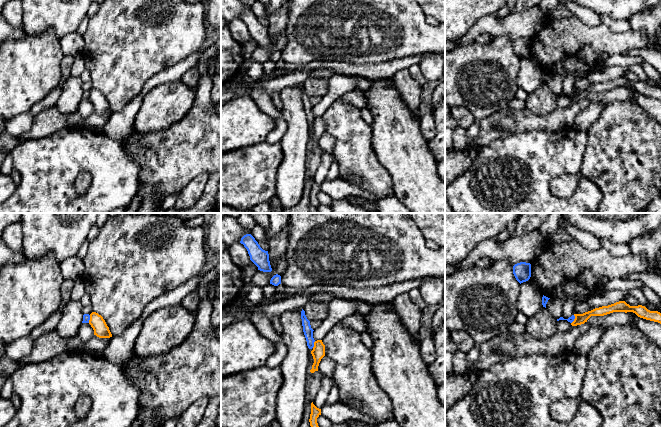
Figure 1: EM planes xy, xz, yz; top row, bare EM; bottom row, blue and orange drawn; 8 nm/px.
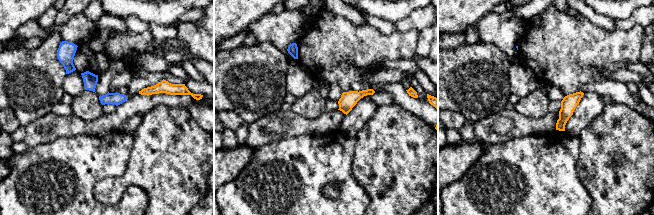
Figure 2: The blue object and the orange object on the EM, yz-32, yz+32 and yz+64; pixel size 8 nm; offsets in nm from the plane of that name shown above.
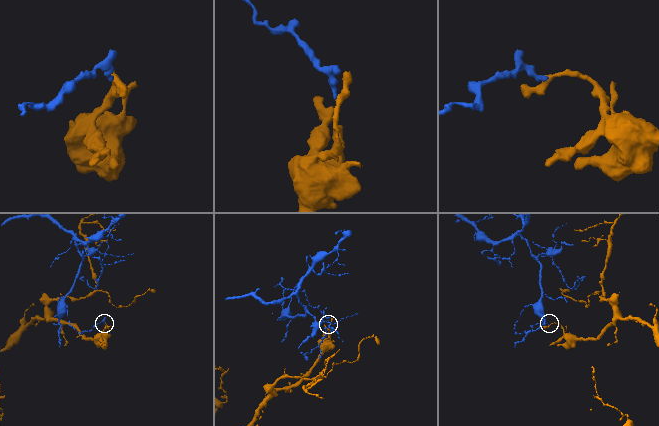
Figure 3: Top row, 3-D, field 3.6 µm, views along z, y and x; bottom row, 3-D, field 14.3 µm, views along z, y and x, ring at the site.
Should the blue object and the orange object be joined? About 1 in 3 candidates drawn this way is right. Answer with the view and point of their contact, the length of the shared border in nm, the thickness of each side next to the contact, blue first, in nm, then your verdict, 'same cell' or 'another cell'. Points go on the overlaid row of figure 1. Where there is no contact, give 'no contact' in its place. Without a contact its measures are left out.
meets blue in yz at (574, 318); contact 80 nm long; 50 nm thick on the blue side, 80 nm on the other; another cell

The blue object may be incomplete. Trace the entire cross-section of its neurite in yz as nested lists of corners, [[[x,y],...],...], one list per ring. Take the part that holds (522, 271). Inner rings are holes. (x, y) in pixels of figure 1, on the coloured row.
[[[526,262],[515,264],[513,266],[513,274],[520,284],[528,281],[531,277],[531,264]]]

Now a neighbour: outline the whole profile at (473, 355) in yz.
[[[475,344],[472,349],[466,353],[467,360],[470,364],[475,363],[480,356],[480,345]]]

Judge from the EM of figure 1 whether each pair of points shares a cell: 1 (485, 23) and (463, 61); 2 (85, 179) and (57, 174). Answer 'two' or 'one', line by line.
1: two
2: two

